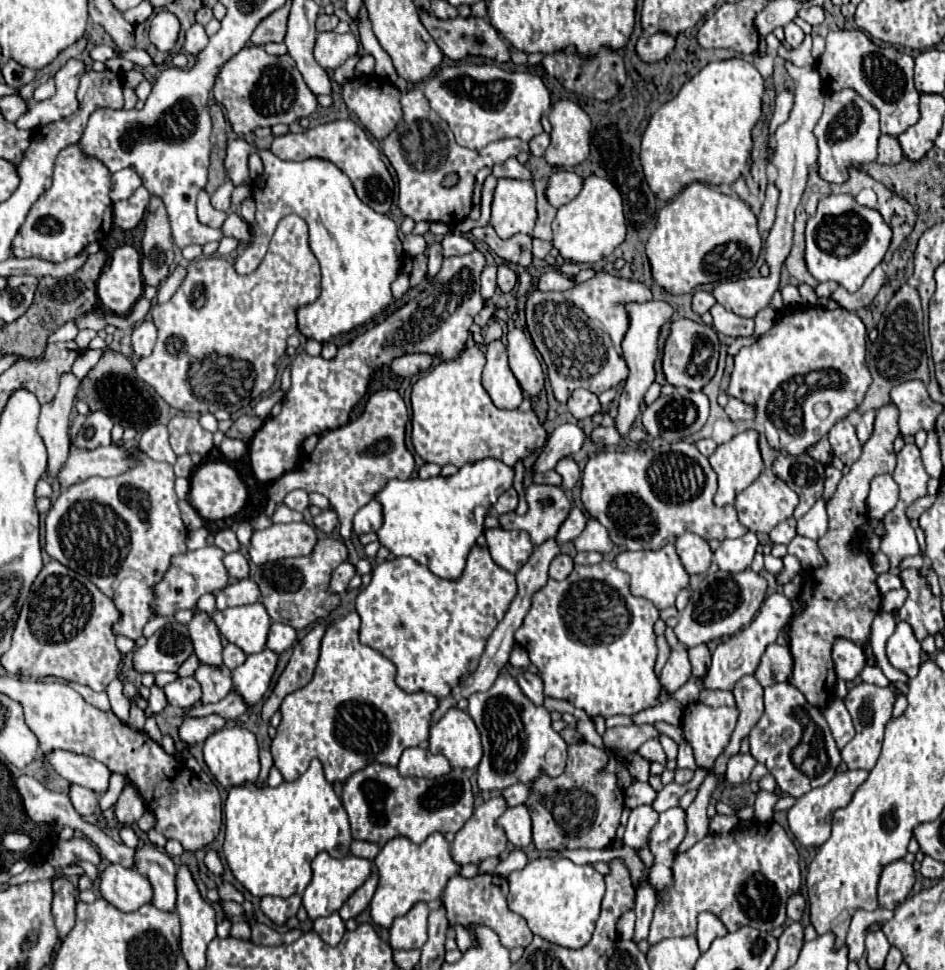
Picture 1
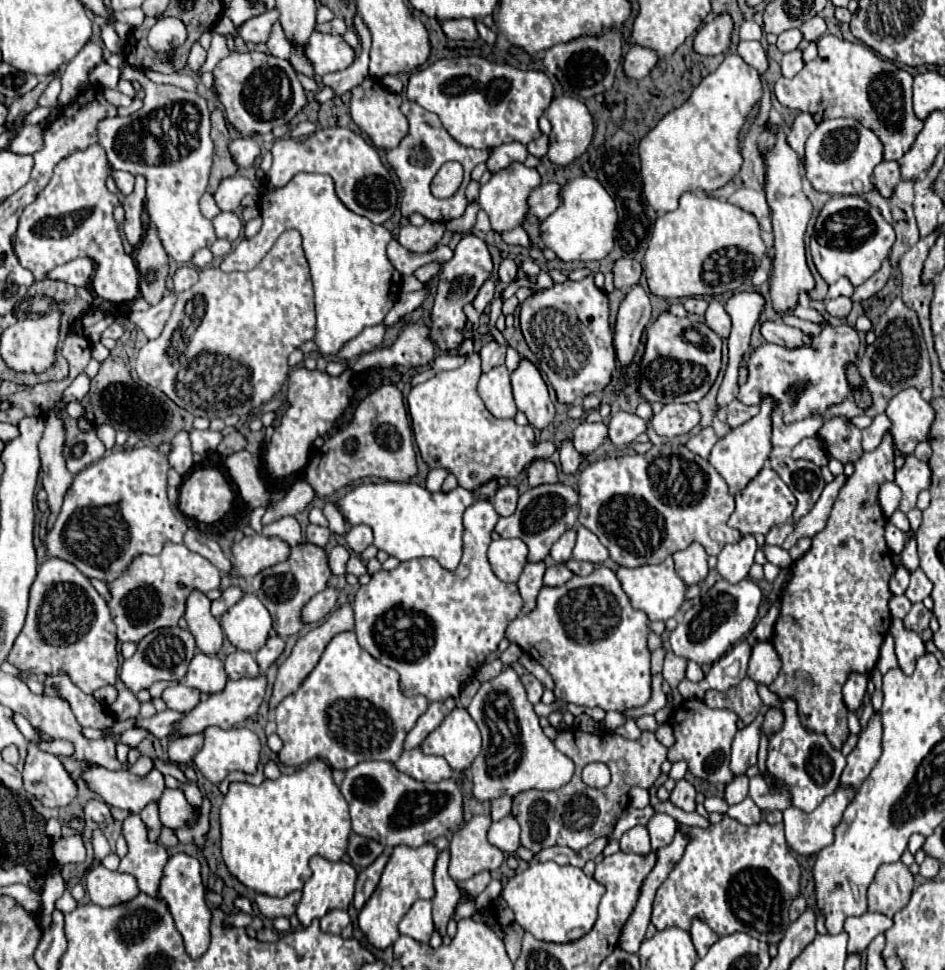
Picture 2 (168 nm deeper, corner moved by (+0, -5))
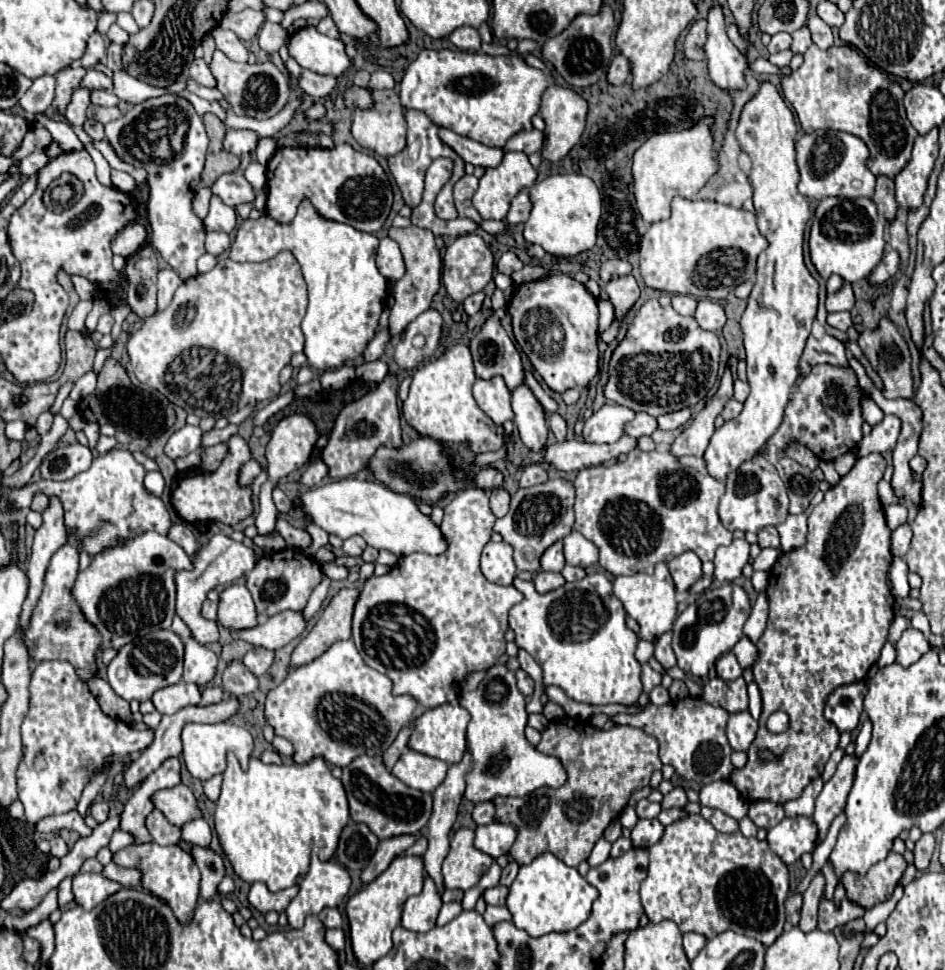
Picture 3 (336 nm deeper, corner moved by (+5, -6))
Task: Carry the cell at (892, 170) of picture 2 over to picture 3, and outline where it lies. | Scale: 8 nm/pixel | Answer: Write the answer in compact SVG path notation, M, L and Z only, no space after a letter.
M878 177L876 181L876 193L872 197L872 201L878 205L878 213L884 221L892 223L896 219L896 211L898 211L898 203L894 199L894 181L888 177Z

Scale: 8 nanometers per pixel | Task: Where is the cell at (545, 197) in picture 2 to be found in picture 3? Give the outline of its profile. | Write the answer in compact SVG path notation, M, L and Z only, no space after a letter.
M524 189L524 191L520 191L520 193L512 199L510 211L508 211L508 215L506 215L504 221L506 221L508 225L524 223L528 215L530 215L530 199L528 199L528 193L526 193L526 189Z

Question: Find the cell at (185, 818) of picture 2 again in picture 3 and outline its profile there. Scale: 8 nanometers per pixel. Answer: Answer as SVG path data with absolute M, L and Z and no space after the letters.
M198 819L198 821L190 821L182 827L182 839L188 843L194 843L194 845L208 847L212 841L212 833L210 833L208 823L204 819Z

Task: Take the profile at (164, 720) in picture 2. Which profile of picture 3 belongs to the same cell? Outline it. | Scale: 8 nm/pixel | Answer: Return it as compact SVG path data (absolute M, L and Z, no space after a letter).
M68 661L38 663L30 689L30 711L22 723L24 757L18 767L18 799L24 805L26 821L34 825L48 815L76 809L82 789L96 773L122 761L126 753L146 749L154 733L152 729L132 729L124 721L108 717Z

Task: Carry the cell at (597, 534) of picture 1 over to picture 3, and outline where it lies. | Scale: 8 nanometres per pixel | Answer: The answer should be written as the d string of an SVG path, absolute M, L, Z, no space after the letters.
M572 531L564 537L564 557L568 565L578 565L586 569L598 561L598 547L582 537L578 531Z

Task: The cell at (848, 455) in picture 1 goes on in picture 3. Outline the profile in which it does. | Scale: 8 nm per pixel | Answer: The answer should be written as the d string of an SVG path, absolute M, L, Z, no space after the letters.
M814 365L802 375L794 387L792 399L786 405L784 421L778 431L768 439L766 449L774 445L782 451L790 441L798 441L808 447L818 459L834 461L858 445L862 439L862 395L868 395L860 385L852 367L838 365Z

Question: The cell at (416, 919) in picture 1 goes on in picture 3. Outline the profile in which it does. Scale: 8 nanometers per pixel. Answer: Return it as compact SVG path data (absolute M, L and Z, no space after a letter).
M426 875L424 887L420 895L414 895L406 901L404 913L402 913L402 927L410 931L430 931L436 925L438 911L442 907L442 897L438 893L436 883Z

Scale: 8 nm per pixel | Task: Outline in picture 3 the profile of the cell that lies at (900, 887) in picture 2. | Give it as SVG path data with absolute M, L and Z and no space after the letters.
M890 851L888 857L876 865L872 865L866 871L866 875L856 875L856 873L846 871L842 875L840 883L846 889L846 897L852 903L856 903L864 909L870 909L876 903L882 903L892 895L904 869L906 869L904 857L896 851Z

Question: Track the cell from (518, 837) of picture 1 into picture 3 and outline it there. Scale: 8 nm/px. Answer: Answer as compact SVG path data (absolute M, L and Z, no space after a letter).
M490 823L490 825L480 825L474 831L474 847L494 859L500 855L506 855L516 839L516 827L514 825L504 825L504 823Z

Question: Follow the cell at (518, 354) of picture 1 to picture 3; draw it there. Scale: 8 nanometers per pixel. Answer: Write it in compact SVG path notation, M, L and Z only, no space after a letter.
M522 385L522 389L514 389L512 411L514 411L514 425L518 427L524 447L534 453L542 451L548 437L548 425L540 401L526 385Z

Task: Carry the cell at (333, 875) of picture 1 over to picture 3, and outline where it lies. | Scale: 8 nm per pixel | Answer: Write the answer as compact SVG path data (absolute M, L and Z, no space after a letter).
M312 853L312 863L300 883L298 895L286 907L288 925L300 929L308 915L318 915L324 907L338 907L350 889L348 871L334 861L320 861Z

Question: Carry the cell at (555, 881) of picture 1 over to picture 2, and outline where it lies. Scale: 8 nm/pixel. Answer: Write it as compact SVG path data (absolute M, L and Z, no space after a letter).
M557 862L531 864L527 870L511 876L501 892L515 914L515 922L525 932L531 932L537 940L557 944L575 942L593 928L603 894L605 888L595 878L585 876L581 868L559 866Z

